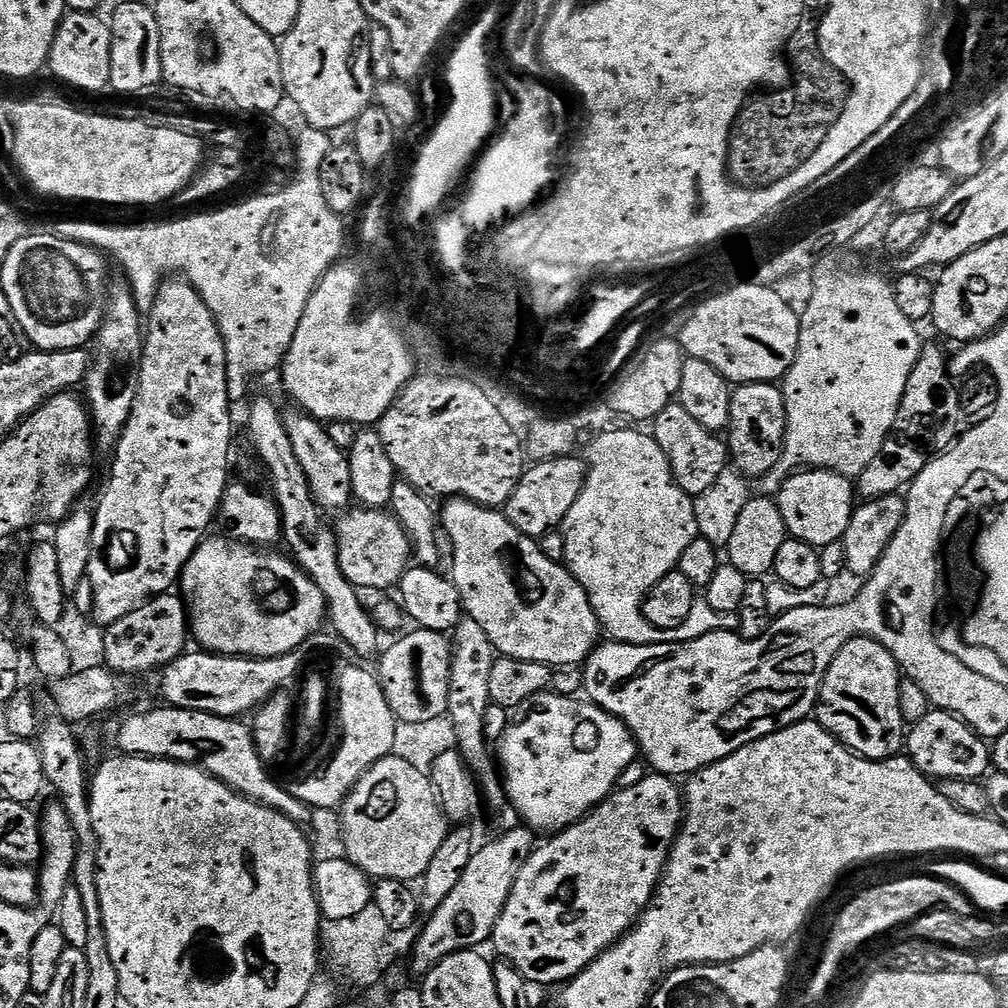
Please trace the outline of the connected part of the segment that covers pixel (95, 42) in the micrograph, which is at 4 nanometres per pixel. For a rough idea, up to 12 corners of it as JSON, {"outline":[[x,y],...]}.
{"outline":[[68,12],[47,67],[84,92],[110,85],[107,19]]}

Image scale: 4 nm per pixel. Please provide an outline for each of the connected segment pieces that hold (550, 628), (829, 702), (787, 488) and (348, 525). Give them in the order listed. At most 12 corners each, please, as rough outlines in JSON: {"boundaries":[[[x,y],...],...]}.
{"boundaries":[[[503,511],[438,520],[467,619],[500,656],[583,665],[600,619]],[[855,636],[826,670],[815,719],[867,760],[901,755],[902,673]],[[827,468],[781,483],[787,535],[822,549],[843,540],[854,484]],[[356,506],[334,526],[342,574],[395,589],[408,536],[384,510]]]}

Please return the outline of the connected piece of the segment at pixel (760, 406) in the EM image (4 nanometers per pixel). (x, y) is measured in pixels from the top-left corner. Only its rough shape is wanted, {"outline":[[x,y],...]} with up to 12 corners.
{"outline":[[742,384],[726,429],[745,478],[775,472],[788,418],[783,387]]}

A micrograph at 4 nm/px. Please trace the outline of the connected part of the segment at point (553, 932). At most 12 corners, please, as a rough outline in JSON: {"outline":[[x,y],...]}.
{"outline":[[651,774],[537,847],[491,947],[563,986],[652,902],[684,792]]}

